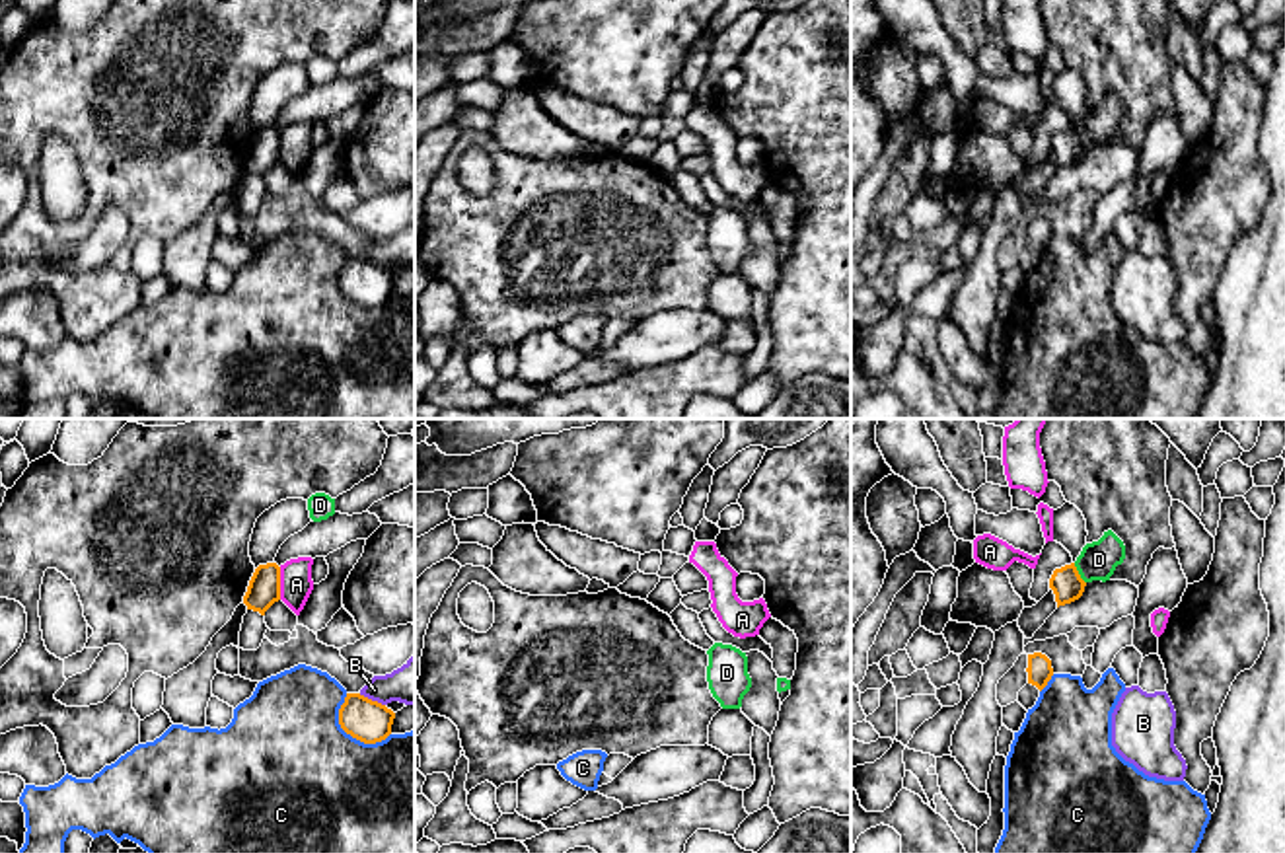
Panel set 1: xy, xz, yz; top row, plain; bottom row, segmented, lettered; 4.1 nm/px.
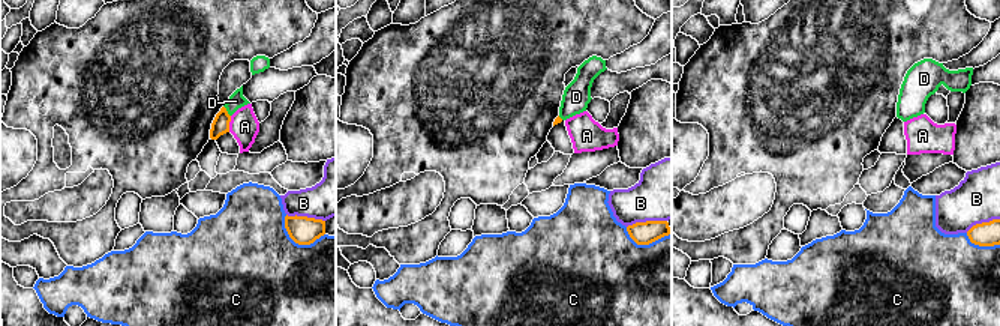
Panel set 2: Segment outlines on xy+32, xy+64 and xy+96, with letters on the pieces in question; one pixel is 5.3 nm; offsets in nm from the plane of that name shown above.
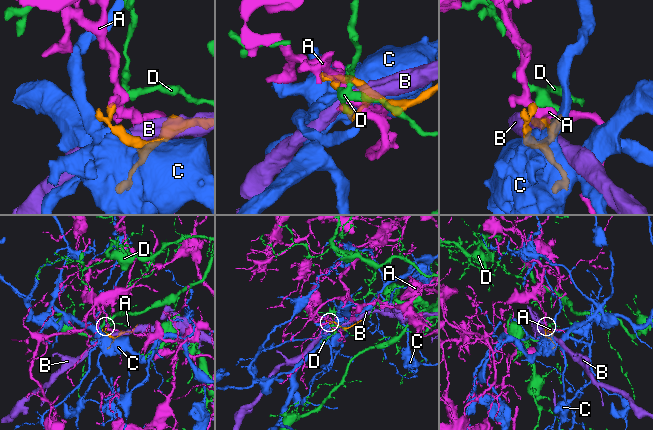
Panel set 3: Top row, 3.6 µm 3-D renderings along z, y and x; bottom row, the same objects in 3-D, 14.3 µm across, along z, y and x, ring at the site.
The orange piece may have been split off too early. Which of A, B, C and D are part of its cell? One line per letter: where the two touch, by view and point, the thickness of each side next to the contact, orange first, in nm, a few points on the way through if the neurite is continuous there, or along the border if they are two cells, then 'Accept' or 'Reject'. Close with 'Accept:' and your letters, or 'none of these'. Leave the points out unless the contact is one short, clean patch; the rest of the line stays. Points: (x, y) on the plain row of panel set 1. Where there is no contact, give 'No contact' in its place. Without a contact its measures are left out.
A: Touches orange at xy (279, 147). Thickness 140 nm (orange) against 140 nm. Boundary: xy (279, 131), (281, 162). Reject
B: Touches orange at xy (370, 263). Thickness 180 nm (orange) against 180 nm. Reject
C: Touches orange at xy (349, 296). Thickness 180 nm (orange) against 480 nm. Reject
D: Touches orange at yz (1077, 137). Thickness 130 nm (orange) against 160 nm. Boundary: yz (1073, 127), (1085, 147). Reject
Accept: none of these

